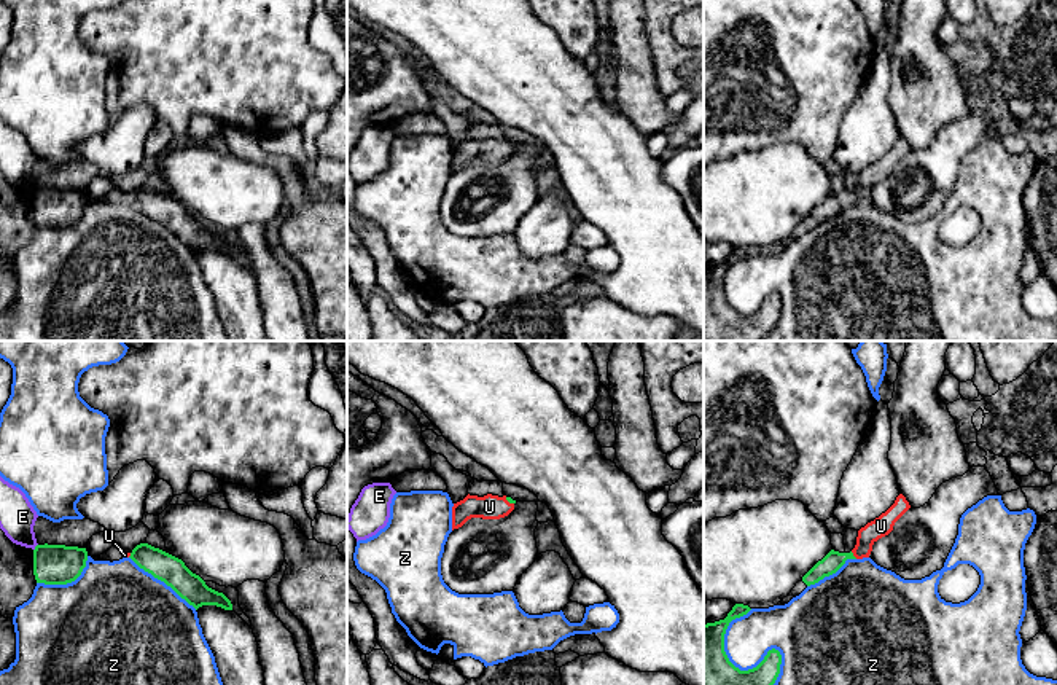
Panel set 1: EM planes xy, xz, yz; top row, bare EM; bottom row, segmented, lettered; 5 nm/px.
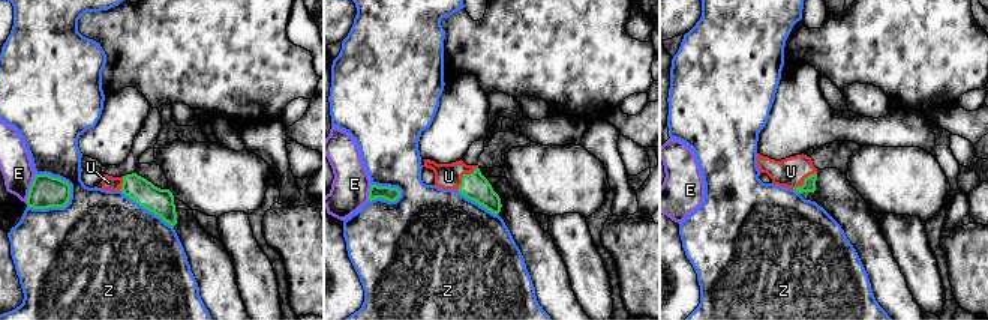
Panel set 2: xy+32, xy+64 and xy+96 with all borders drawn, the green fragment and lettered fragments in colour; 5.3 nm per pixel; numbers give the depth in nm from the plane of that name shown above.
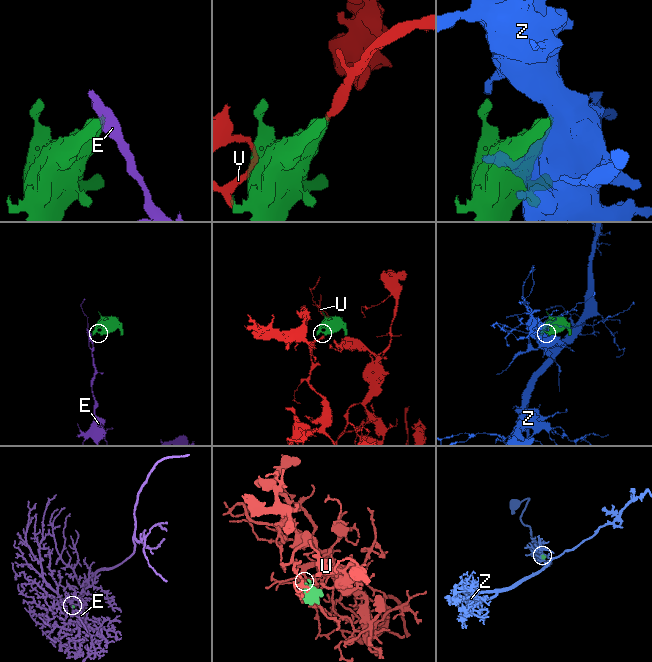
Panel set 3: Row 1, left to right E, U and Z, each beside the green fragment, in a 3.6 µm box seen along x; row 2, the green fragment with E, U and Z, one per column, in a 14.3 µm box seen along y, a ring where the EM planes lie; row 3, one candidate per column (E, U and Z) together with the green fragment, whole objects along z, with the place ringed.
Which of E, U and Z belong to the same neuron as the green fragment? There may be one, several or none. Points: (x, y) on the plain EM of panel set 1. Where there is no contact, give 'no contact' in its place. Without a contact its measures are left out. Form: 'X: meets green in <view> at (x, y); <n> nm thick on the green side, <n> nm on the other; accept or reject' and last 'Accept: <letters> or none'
E: meets green in xy at (35, 190); 200 nm thick on the green side, 180 nm on the other; reject
U: meets green in yz at (852, 198); 100 nm thick on the green side, 100 nm on the other; accept
Z: meets green in yz at (748, 313); 420 nm thick on the green side, 240 nm on the other; reject
Accept: U

